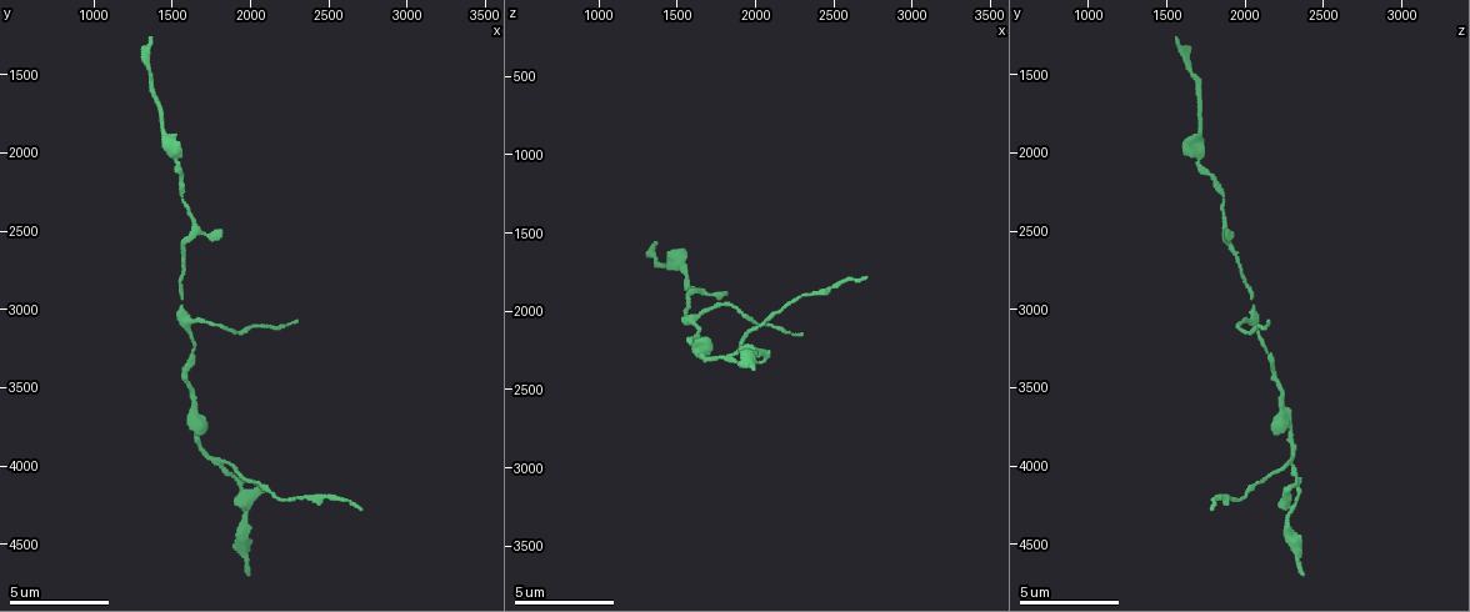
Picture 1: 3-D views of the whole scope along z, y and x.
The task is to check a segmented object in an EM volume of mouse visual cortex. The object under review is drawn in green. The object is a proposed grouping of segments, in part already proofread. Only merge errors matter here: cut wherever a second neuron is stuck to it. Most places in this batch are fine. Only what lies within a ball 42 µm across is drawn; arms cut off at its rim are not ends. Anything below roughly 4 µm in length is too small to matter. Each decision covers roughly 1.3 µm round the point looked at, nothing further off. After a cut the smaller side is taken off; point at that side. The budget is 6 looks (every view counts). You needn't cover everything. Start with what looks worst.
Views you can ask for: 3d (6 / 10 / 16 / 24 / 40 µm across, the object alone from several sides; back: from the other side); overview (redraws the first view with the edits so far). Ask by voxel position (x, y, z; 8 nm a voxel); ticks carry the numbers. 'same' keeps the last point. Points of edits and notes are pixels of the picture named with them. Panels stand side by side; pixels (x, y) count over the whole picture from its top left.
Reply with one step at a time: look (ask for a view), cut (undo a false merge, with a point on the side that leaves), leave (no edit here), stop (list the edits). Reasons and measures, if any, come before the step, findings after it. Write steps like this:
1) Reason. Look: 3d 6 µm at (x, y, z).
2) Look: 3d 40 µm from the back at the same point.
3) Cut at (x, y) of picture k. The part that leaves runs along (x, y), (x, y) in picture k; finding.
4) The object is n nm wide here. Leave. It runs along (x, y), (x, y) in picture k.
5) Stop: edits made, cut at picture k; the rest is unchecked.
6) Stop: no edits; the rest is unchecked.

A fork. Look: 3d 16 µm at (1840, 4040, 2320).

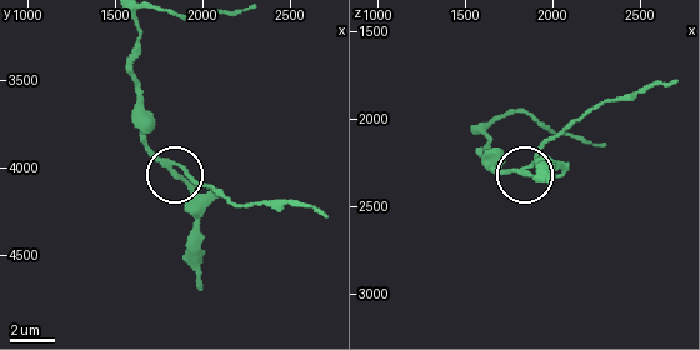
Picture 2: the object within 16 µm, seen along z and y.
The object is 170 nm wide here. Cut at (538, 148) of picture 2. The part that leaves runs along (521, 169), (543, 146), (604, 103), (626, 101), (675, 81) in picture 2; a second neuron is stuck on.

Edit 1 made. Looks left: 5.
Three arms meet. Look: 3d 10 µm at (1640, 2420, 1880).

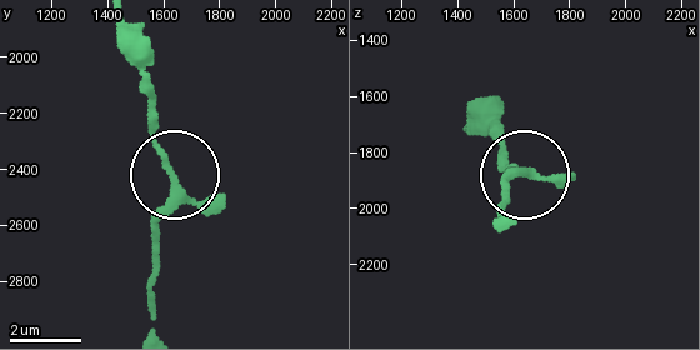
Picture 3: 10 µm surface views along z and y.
The object is 180 nm wide here. Leave. Continuous, no second neuron.

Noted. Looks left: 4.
Calibre changes. Look: 3d 16 µm at (1460, 1900, 1680).

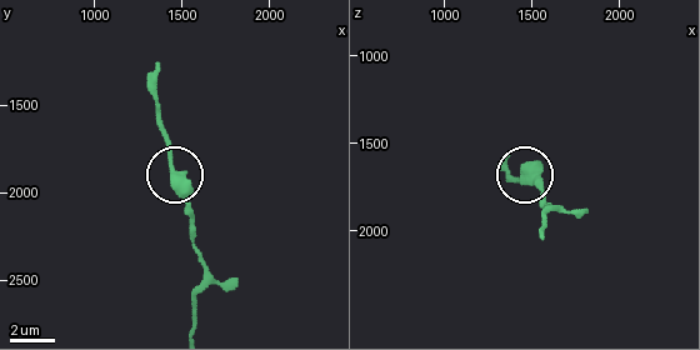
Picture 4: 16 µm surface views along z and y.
The object is 440 nm wide here. Leave. All the same neuron.

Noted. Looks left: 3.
Stop: edits made, cut at picture 2; the rest is unchecked.

